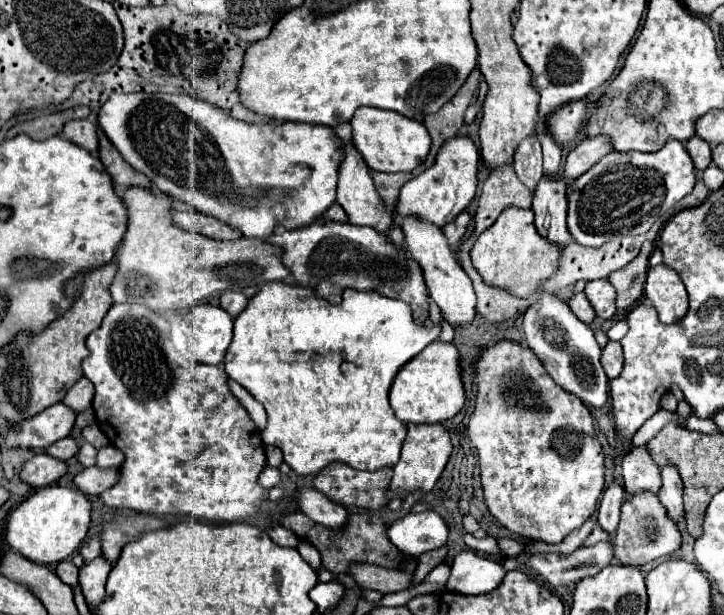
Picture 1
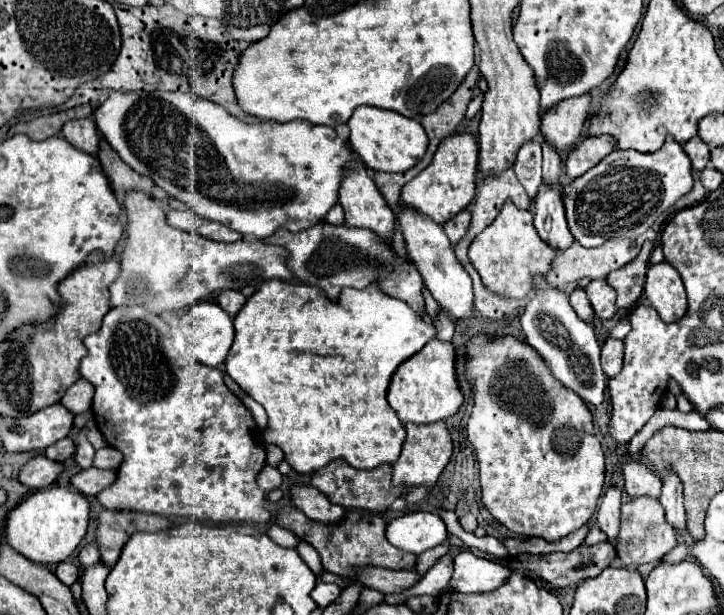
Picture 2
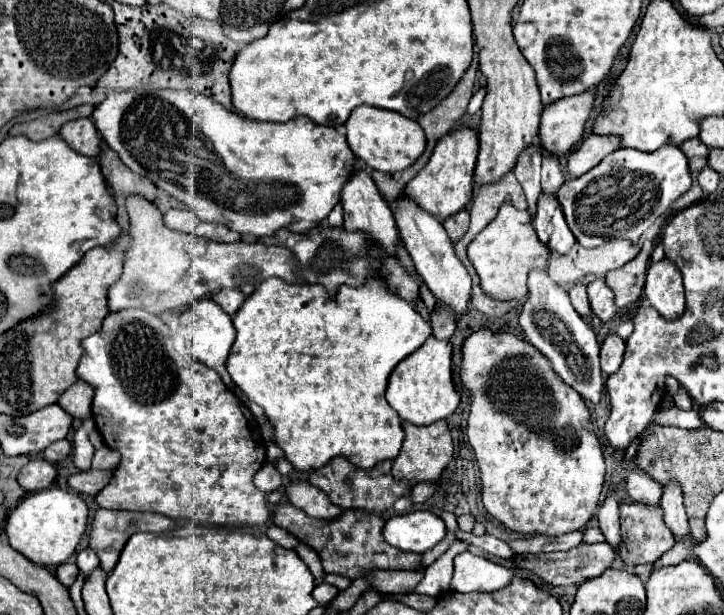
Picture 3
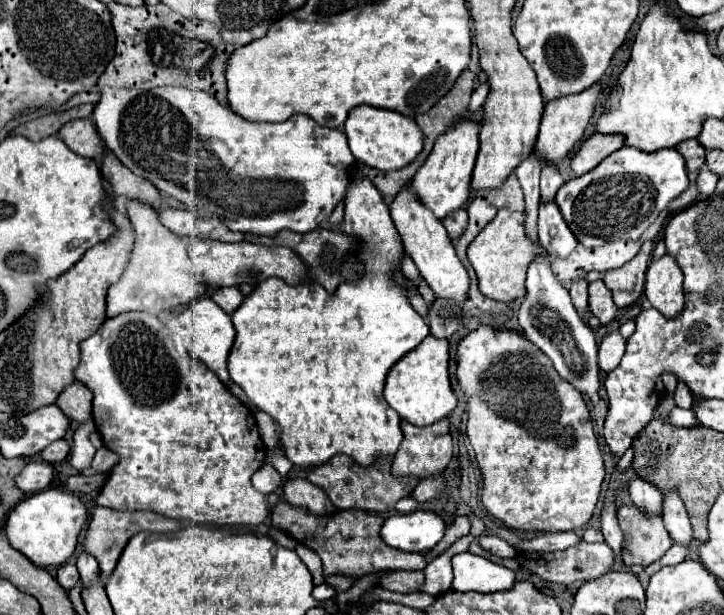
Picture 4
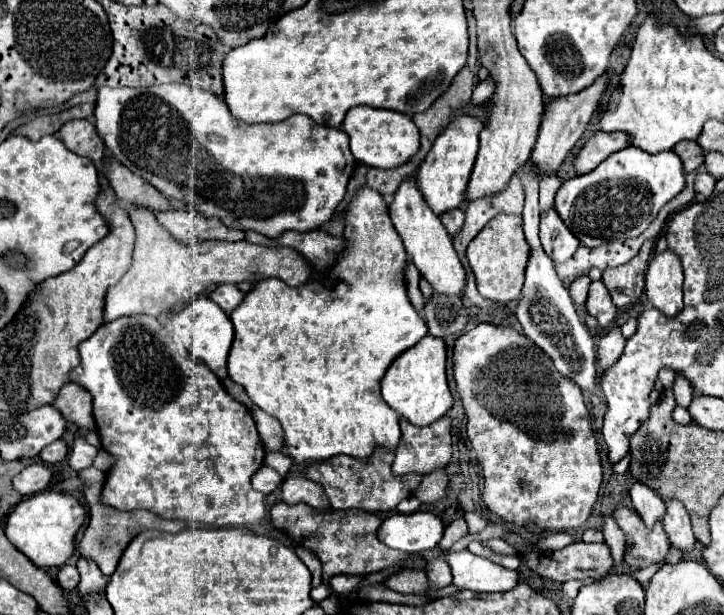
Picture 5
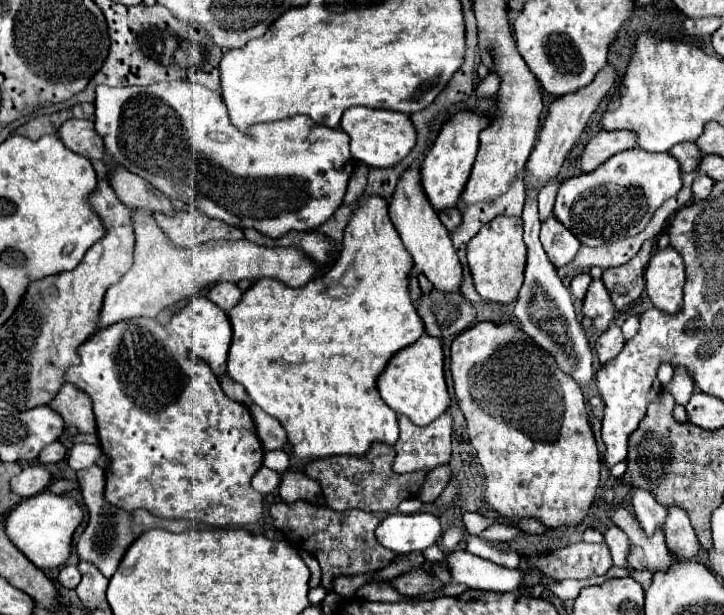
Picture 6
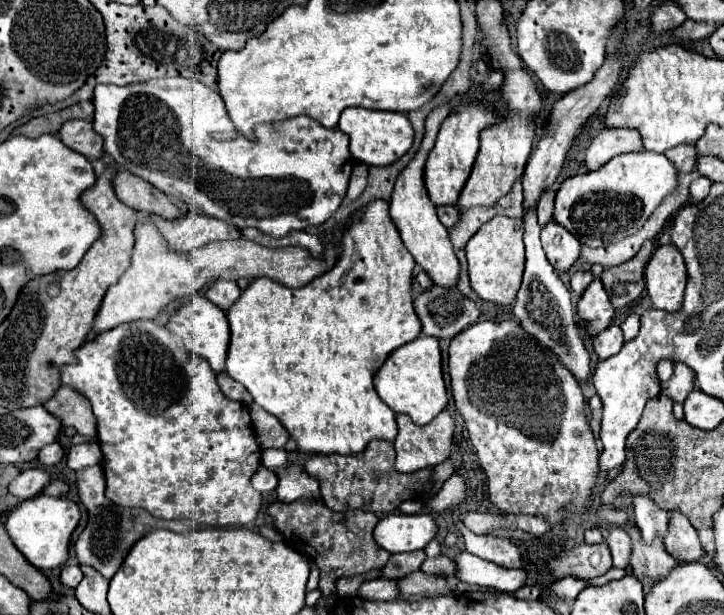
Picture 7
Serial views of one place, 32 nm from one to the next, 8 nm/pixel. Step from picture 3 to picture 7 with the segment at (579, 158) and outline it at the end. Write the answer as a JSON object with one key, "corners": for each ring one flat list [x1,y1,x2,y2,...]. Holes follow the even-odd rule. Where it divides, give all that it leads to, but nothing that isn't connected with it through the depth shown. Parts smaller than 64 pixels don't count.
{"corners":[[604,128,588,146,584,164,588,170,598,170,612,158,616,158,620,154,630,154,630,152,644,152,638,130,634,130,634,128]]}

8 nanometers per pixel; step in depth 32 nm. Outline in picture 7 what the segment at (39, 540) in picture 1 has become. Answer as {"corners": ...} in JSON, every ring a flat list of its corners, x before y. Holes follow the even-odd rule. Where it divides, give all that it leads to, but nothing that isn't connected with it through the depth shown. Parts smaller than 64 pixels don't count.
{"corners":[[44,494,20,502,6,516,6,530,14,546,38,570,50,570,68,560,68,544,74,528,80,522,78,504,68,498,46,498]]}

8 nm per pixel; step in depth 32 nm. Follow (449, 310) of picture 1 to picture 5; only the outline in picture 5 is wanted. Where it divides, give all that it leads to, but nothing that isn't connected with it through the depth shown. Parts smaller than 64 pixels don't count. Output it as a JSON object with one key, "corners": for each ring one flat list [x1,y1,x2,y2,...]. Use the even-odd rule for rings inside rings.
{"corners":[[412,172,400,186,398,192,394,194,394,200,390,204,390,218,400,234,408,256,412,258,414,266,420,270,420,274,432,284,434,292,438,294,456,294,462,296,464,284,466,284,466,274,464,268,456,256,456,250,452,246,452,238,446,232,444,224,440,218,430,210,428,202,422,198,422,192,418,190,416,182,416,172]]}

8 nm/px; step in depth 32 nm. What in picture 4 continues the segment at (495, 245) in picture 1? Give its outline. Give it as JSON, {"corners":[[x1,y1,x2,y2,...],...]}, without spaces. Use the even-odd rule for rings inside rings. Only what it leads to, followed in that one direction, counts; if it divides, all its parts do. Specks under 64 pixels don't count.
{"corners":[[500,210,492,222,470,242,468,260,478,276,478,288,486,298,498,302,512,302,524,296,526,268,542,252,540,246,534,246,524,232,524,214]]}

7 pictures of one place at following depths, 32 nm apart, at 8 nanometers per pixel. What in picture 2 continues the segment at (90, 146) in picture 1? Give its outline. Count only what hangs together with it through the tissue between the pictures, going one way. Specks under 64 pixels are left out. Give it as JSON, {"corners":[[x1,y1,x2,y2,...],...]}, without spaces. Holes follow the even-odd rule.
{"corners":[[82,118,82,120,70,120,62,126,62,136,78,150,96,156,98,154,98,144,100,144,100,136,98,130,94,126,94,122,90,118]]}

